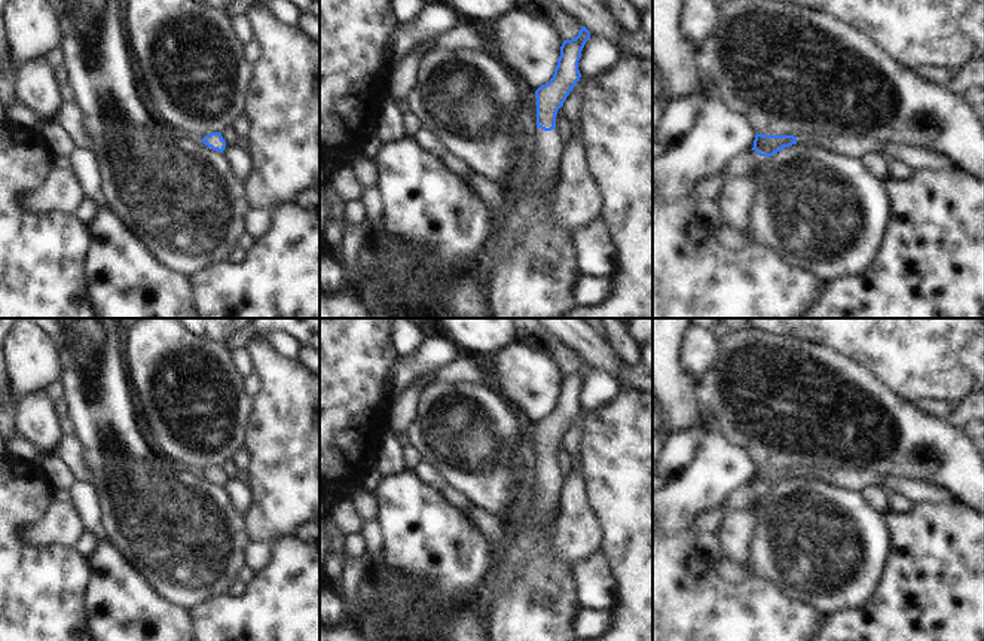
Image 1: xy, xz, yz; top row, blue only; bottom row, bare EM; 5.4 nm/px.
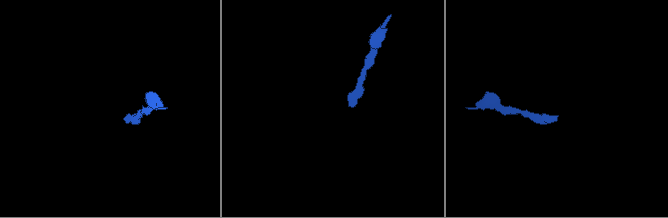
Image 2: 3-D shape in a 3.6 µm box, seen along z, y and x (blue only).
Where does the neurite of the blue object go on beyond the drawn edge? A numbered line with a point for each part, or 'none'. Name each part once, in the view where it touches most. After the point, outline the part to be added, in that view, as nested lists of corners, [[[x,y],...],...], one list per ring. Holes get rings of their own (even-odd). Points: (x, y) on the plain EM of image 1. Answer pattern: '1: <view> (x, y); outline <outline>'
1: xz (547, 479); outline [[[535,461],[534,485],[537,491],[537,513],[529,524],[529,529],[517,538],[514,547],[504,561],[493,564],[491,571],[483,577],[476,592],[473,593],[471,601],[474,608],[485,616],[492,611],[495,602],[504,593],[502,573],[511,571],[517,565],[525,564],[526,552],[541,534],[543,519],[547,518],[551,512],[557,512],[559,509],[563,474],[559,471],[556,463],[544,464],[541,461]]]

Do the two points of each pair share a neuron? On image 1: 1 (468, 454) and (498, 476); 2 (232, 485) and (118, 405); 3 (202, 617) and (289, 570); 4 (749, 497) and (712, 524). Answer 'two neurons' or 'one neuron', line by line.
1: one neuron
2: two neurons
3: one neuron
4: one neuron

